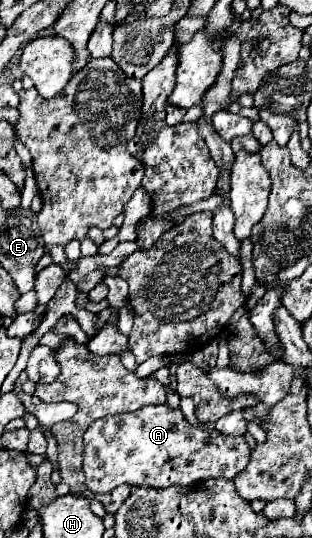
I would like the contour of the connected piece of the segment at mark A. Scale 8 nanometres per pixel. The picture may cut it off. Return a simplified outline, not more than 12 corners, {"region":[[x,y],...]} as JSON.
{"region":[[167,404],[99,418],[85,484],[167,488],[231,480],[243,436]]}

